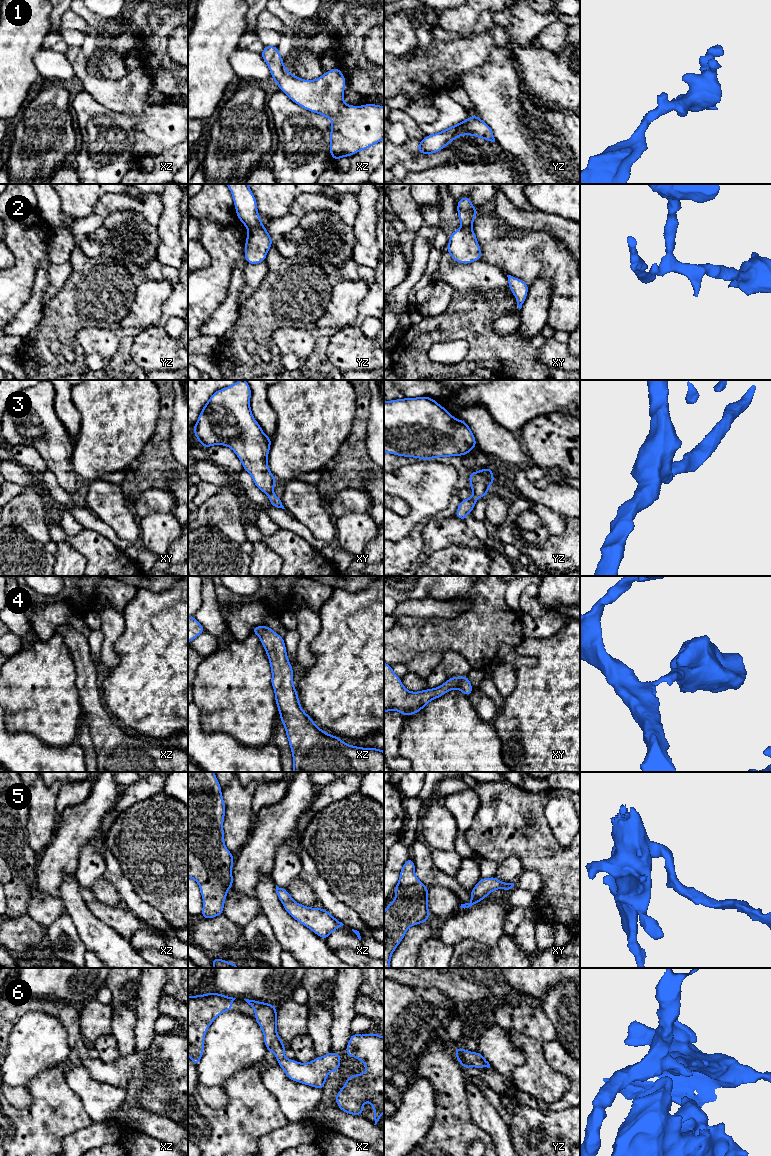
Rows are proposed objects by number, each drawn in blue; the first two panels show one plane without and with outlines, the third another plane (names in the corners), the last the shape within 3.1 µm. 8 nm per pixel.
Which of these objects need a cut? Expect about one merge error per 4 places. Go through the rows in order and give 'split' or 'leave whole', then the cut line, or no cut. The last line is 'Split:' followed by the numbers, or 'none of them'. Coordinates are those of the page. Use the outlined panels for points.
1: leave whole; cut none
2: split; cut yz (260, 223), (248, 229)
3: leave whole; cut none
4: leave whole; cut none
5: leave whole; cut none
6: leave whole; cut none
Split: 2

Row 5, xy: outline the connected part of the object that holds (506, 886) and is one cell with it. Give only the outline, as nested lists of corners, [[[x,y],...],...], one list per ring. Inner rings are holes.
[[[495,876],[491,878],[481,878],[471,892],[471,902],[461,904],[461,908],[469,908],[474,904],[480,903],[492,891],[497,889],[509,890],[514,886],[514,883],[504,883],[498,880]]]

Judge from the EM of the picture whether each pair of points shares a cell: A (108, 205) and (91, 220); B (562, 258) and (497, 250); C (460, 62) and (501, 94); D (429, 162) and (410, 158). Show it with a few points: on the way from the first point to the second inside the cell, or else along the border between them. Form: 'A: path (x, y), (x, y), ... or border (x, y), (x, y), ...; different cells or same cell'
A: path (104, 209), (95, 218); same cell
B: path (546, 257), (533, 257), (513, 252); same cell
C: border (489, 56), (480, 65), (466, 71), (456, 85); different cells
D: path (424, 161), (415, 161); same cell

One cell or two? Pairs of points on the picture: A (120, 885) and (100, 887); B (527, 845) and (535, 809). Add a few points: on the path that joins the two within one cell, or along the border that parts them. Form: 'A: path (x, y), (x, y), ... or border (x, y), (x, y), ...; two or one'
A: border (102, 876), (118, 892), (124, 906); two
B: path (536, 836), (538, 834), (538, 818); one

